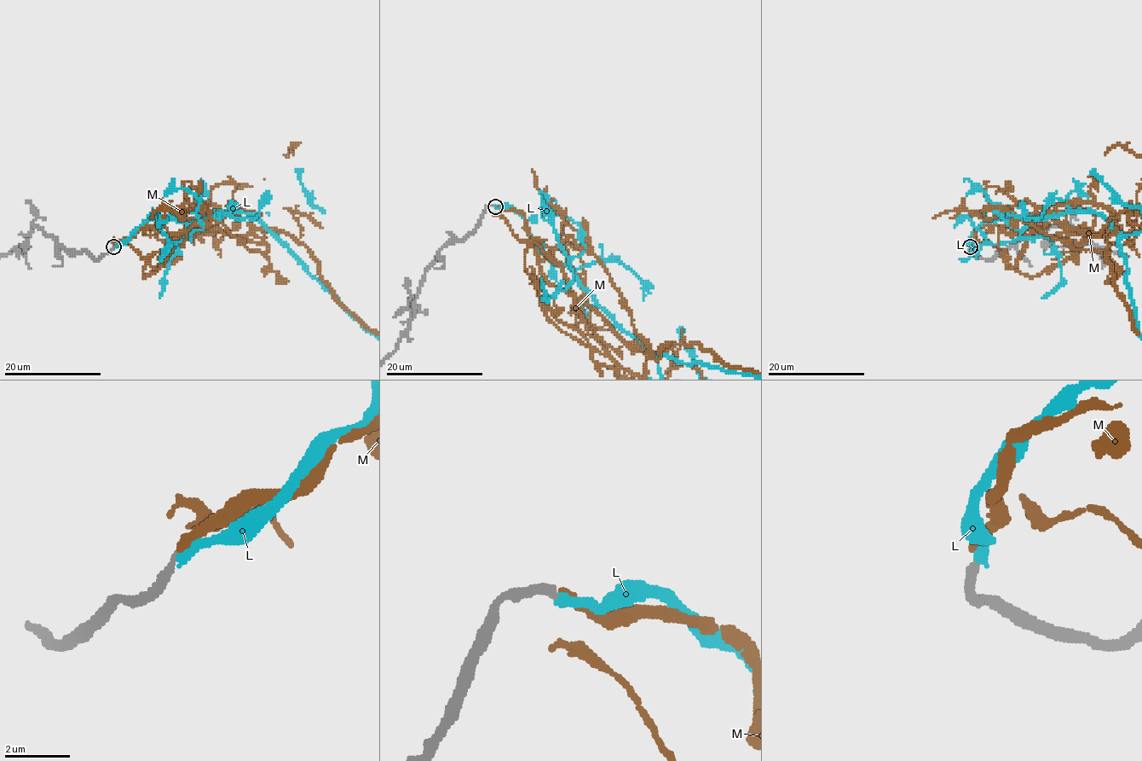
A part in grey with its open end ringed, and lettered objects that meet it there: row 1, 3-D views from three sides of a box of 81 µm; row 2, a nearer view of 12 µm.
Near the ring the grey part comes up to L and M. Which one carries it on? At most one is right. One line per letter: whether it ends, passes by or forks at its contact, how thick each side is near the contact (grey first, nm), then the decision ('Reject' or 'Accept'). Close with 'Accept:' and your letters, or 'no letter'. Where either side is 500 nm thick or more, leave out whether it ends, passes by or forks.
L: It ends there. Thickness 260 nm (grey) against 280 nm. Reject
M: It ends there. Thickness 240 nm (grey) against 300 nm. Accept
Accept: M

